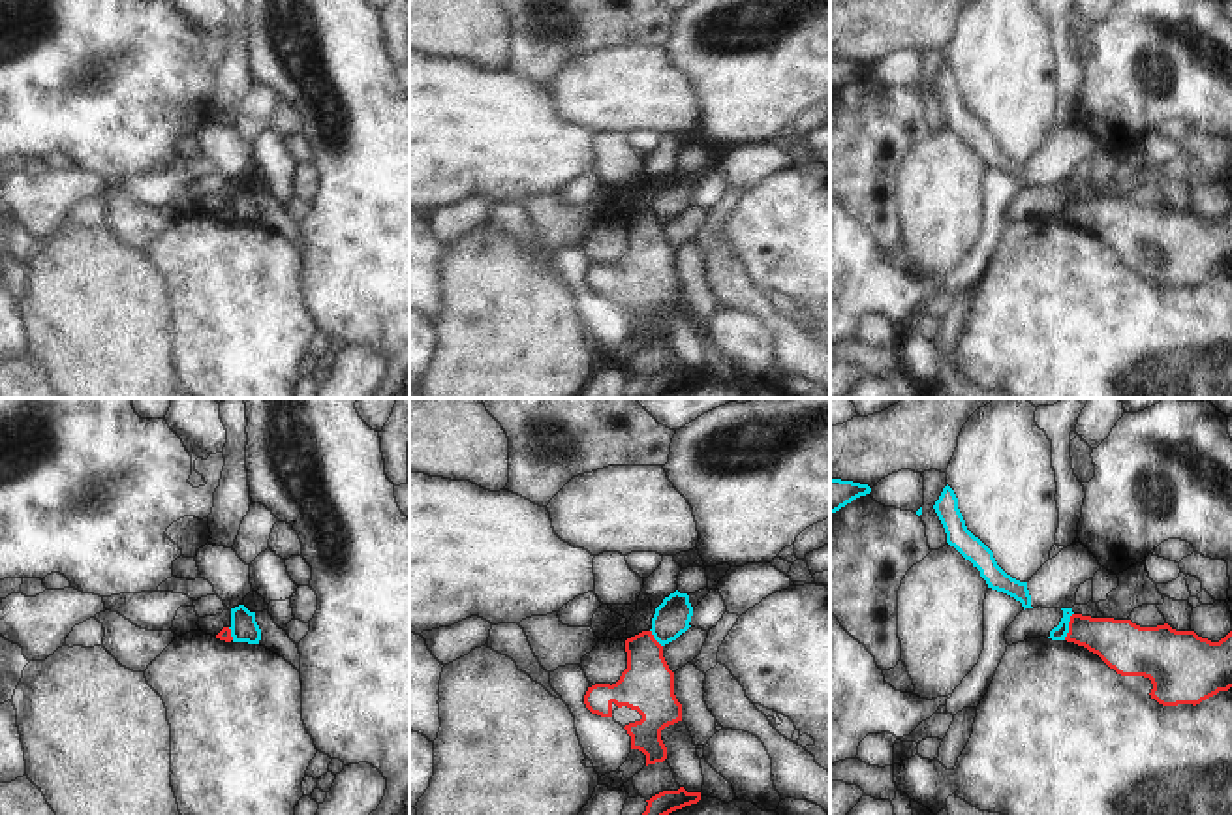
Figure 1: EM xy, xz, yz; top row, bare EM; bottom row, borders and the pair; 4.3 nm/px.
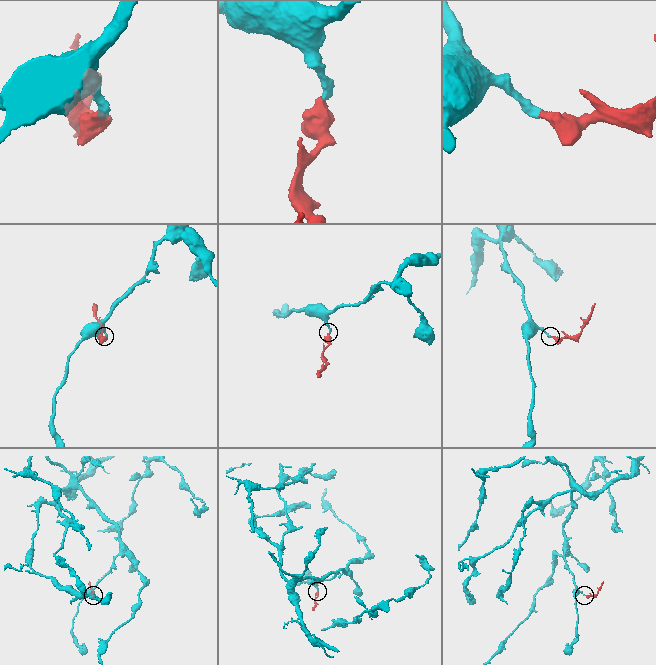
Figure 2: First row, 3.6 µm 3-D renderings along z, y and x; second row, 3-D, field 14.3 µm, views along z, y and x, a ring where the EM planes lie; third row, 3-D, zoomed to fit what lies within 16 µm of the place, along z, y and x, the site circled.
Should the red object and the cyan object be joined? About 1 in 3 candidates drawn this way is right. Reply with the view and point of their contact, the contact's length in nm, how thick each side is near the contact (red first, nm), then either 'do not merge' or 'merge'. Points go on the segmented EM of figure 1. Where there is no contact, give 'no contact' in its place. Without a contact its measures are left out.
yz (1069, 626) | 130 nm | 220/60 nm | do not merge

